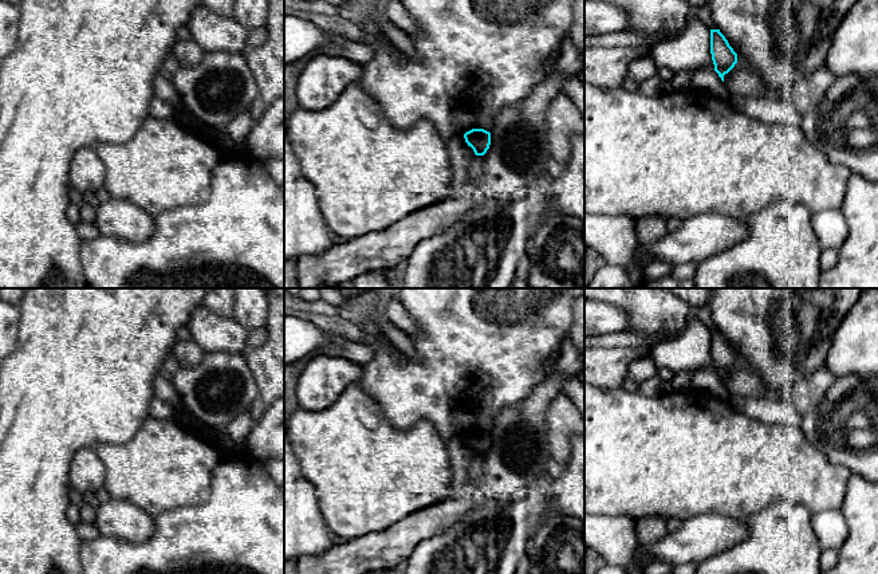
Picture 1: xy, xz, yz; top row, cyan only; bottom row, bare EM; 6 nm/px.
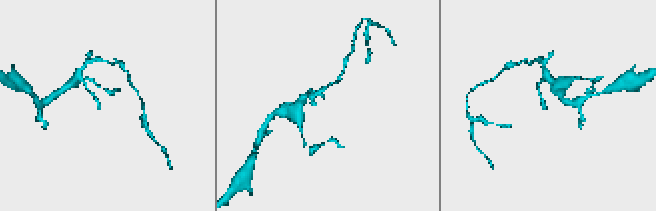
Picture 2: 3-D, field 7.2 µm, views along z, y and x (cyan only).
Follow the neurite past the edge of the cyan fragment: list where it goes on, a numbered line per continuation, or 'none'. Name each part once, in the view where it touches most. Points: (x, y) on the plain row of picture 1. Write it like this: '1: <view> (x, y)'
none

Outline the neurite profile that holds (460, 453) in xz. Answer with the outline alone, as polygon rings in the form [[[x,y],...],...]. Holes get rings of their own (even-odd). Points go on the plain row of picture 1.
[[[461,435],[454,436],[448,443],[445,443],[445,445],[453,469],[453,483],[448,494],[448,498],[456,498],[472,483],[468,475],[468,468],[471,459],[475,456],[475,452],[465,443],[464,436]]]

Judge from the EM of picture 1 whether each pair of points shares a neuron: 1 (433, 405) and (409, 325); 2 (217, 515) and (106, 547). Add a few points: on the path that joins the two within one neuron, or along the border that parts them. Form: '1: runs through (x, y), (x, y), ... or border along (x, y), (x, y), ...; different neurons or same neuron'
1: border along (401, 302), (414, 321), (414, 329), (410, 333); different neurons
2: runs through (189, 543), (180, 553), (134, 553); same neuron

